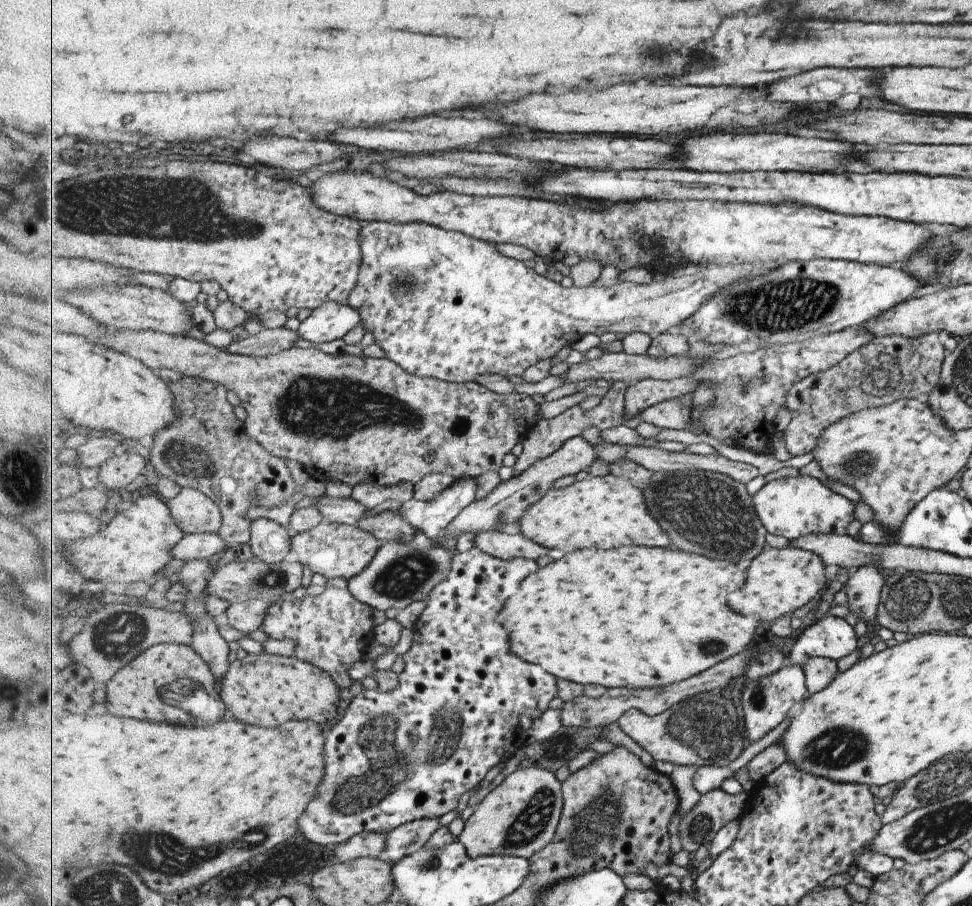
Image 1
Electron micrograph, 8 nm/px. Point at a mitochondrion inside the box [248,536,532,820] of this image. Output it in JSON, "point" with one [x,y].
{"point":[389,763]}

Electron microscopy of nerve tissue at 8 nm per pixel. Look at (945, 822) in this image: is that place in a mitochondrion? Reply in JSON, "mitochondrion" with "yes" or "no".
{"mitochondrion":"yes"}

